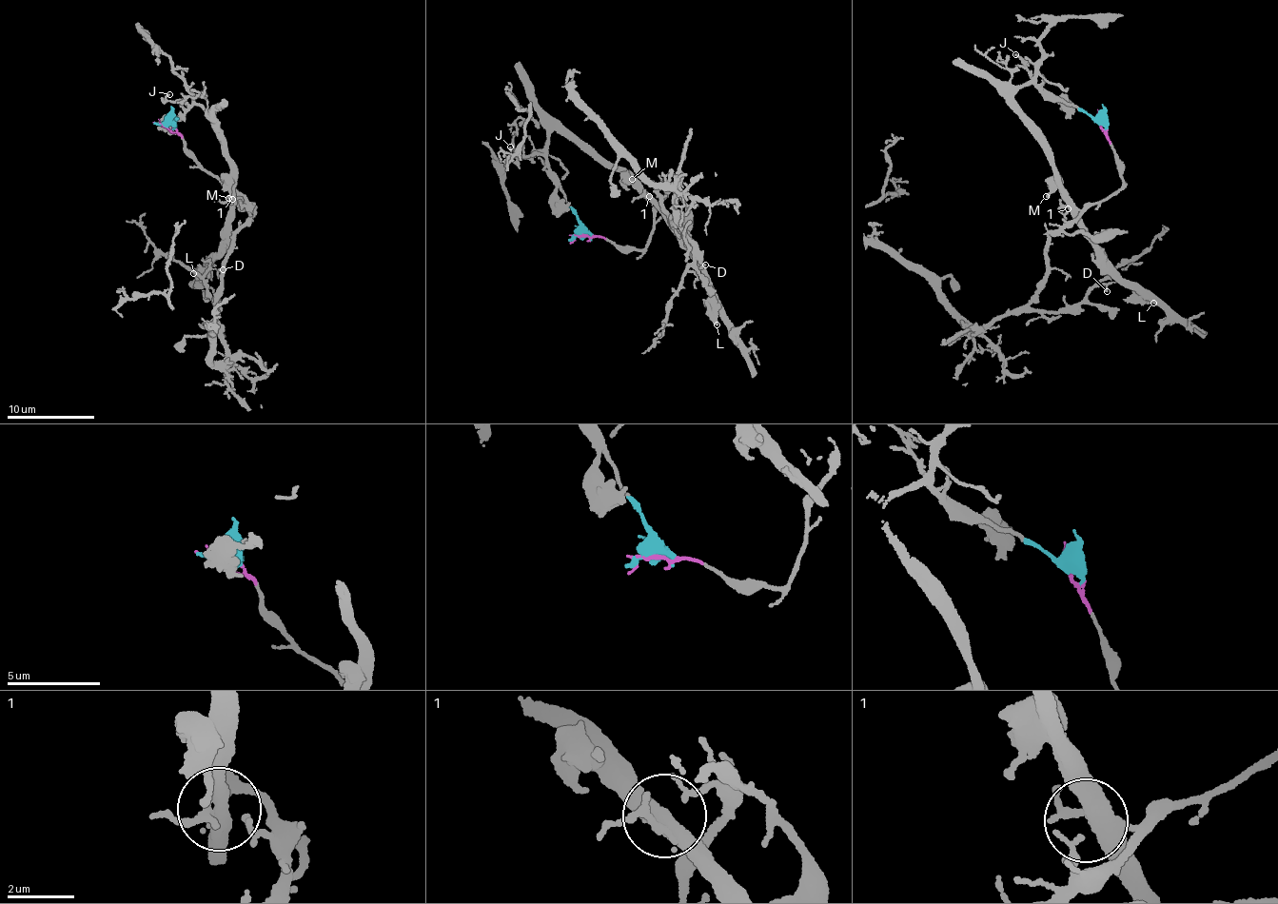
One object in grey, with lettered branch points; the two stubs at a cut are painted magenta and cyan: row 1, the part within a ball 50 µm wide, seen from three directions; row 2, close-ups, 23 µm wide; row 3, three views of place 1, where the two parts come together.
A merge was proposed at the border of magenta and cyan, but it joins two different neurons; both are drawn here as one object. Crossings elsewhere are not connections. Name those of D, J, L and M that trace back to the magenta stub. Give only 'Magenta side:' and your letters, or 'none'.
Magenta side: D

